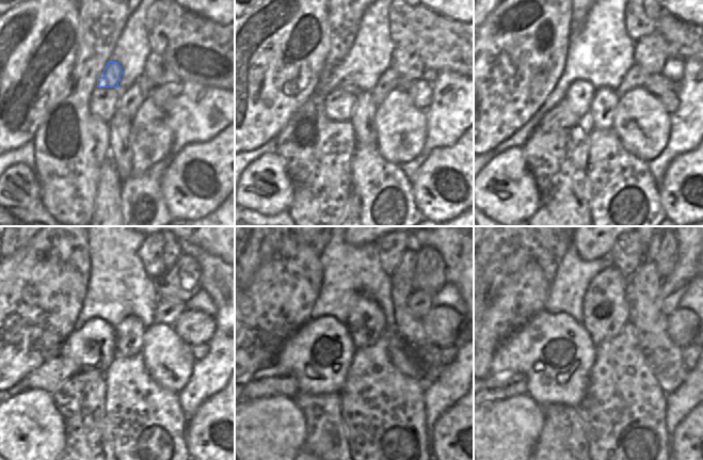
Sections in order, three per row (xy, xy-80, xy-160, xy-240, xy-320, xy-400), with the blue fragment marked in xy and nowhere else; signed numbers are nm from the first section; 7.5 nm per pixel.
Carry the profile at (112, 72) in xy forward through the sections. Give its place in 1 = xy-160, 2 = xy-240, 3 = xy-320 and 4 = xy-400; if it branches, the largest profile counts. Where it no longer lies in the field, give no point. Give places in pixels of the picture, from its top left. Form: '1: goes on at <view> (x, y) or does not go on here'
1: goes on at xy-160 (579, 95)
2: goes on at xy-240 (92, 347)
3: goes on at xy-320 (321, 351)
4: goes on at xy-400 (555, 353)

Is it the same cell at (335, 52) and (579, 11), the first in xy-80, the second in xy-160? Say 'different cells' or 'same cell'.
same cell

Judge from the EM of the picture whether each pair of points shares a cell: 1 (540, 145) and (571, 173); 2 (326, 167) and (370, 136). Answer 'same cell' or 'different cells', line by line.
1: same cell
2: different cells

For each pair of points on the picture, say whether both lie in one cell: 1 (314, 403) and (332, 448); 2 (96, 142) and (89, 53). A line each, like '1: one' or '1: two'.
1: one
2: one

